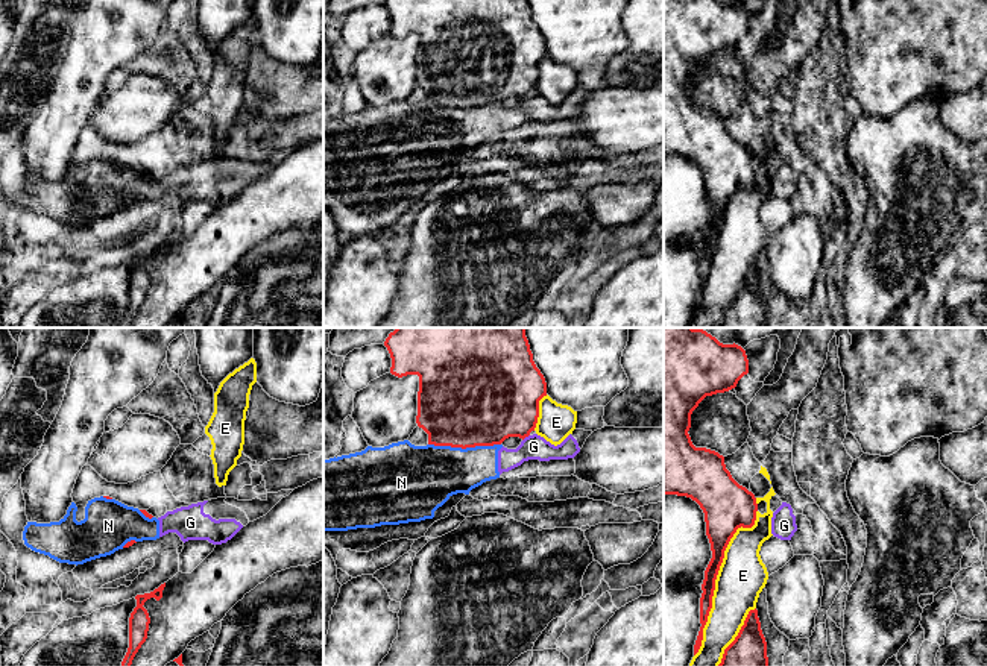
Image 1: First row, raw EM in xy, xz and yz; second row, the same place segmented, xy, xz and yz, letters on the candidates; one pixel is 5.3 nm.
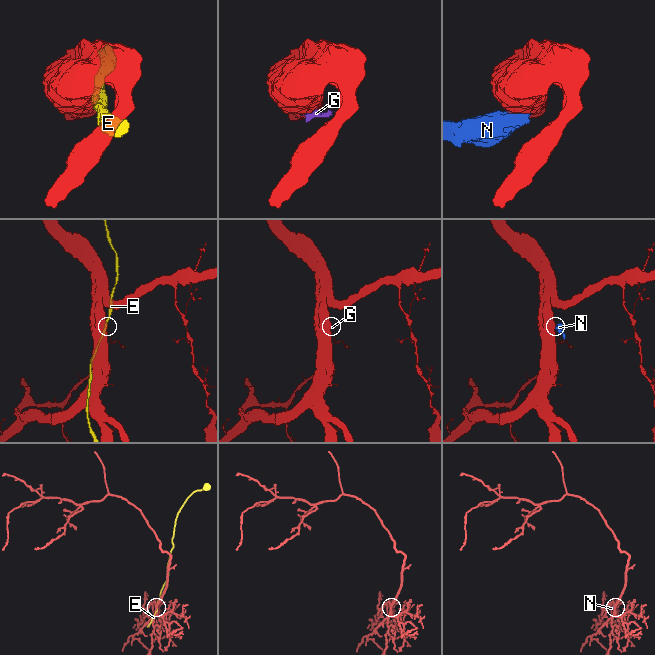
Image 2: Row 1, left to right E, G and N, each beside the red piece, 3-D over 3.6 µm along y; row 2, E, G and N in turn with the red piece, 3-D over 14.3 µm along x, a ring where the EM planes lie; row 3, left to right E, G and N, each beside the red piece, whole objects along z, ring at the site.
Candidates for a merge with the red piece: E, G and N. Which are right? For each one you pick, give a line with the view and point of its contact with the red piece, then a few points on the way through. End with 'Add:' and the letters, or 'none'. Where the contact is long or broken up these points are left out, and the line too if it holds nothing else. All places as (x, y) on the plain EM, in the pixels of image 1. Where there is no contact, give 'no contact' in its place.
Add: none

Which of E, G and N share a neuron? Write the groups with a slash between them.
E / G N

